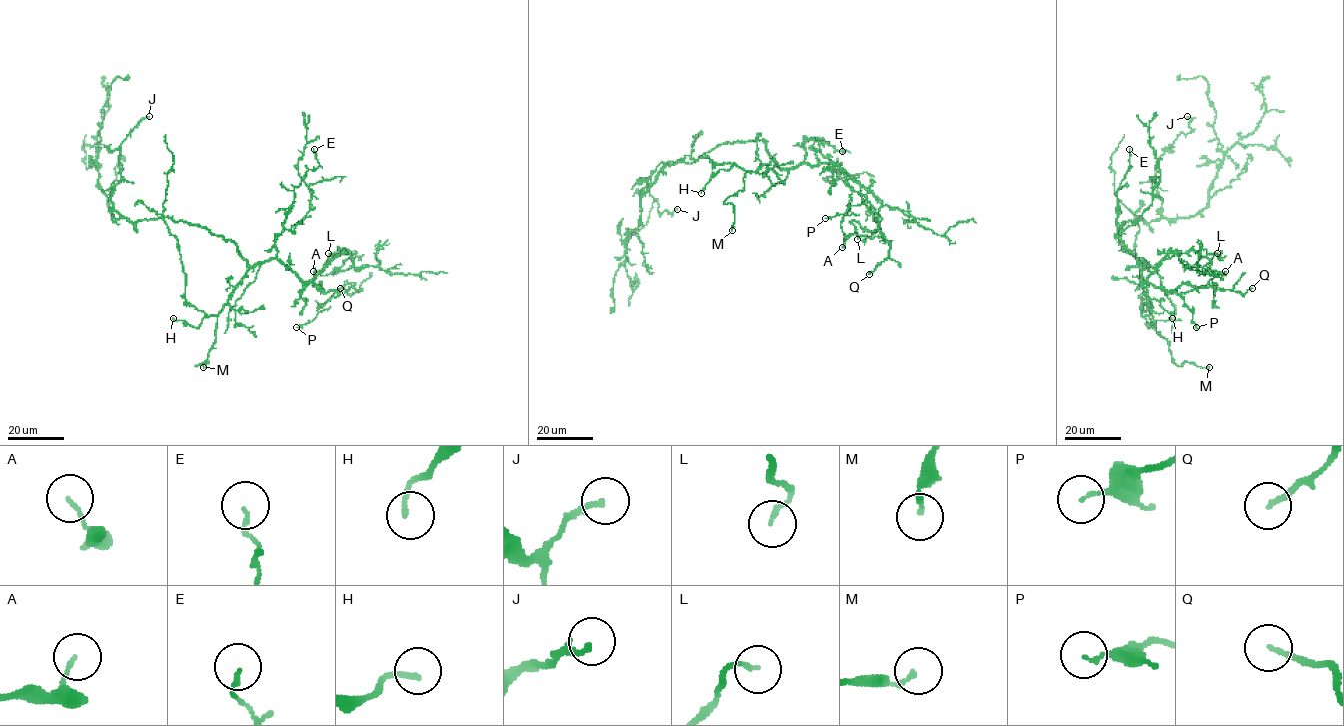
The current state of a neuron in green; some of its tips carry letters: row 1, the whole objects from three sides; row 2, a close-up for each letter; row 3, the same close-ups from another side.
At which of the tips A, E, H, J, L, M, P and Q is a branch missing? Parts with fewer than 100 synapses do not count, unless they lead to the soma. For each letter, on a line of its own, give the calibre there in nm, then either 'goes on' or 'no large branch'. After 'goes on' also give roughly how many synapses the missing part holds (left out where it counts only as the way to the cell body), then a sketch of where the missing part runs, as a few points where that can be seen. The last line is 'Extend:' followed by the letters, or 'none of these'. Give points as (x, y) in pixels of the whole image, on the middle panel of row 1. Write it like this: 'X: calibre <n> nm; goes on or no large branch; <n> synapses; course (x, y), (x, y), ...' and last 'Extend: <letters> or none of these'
A: calibre 110 nm; no large branch
E: calibre 120 nm; no large branch
H: calibre 160 nm; no large branch
J: calibre 160 nm; no large branch
L: calibre 110 nm; no large branch
M: calibre 160 nm; no large branch
P: calibre 120 nm; no large branch
Q: calibre 150 nm; no large branch
Extend: none of these

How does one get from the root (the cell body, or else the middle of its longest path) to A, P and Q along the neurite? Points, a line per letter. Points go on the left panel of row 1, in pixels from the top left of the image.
A: (219, 235), (236, 246), (249, 266), (280, 259), (324, 293), (319, 283), (312, 286), (313, 271)
P: (219, 235), (236, 246), (250, 267), (280, 259), (303, 282), (338, 294), (319, 307), (313, 320), (296, 327)
Q: (219, 235), (236, 246), (250, 267), (277, 258), (325, 293), (362, 290), (348, 294), (340, 288)

